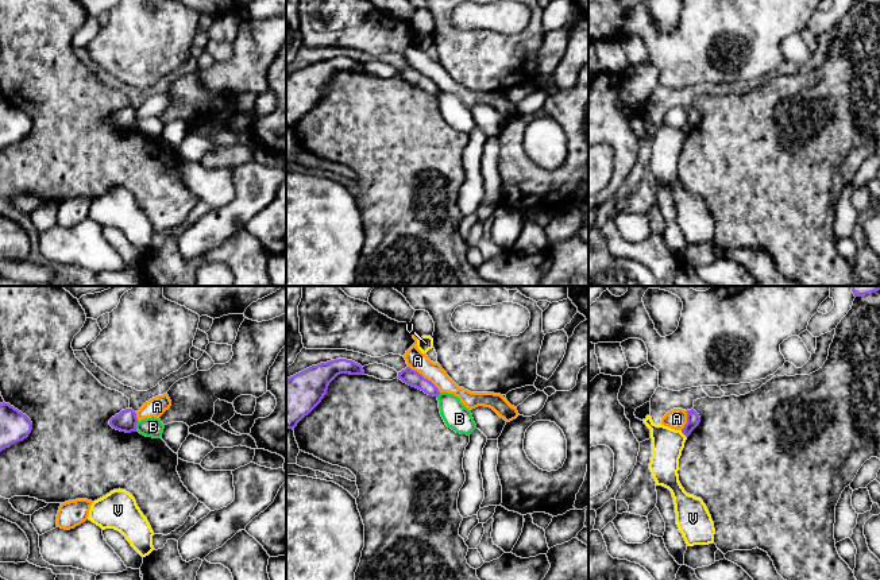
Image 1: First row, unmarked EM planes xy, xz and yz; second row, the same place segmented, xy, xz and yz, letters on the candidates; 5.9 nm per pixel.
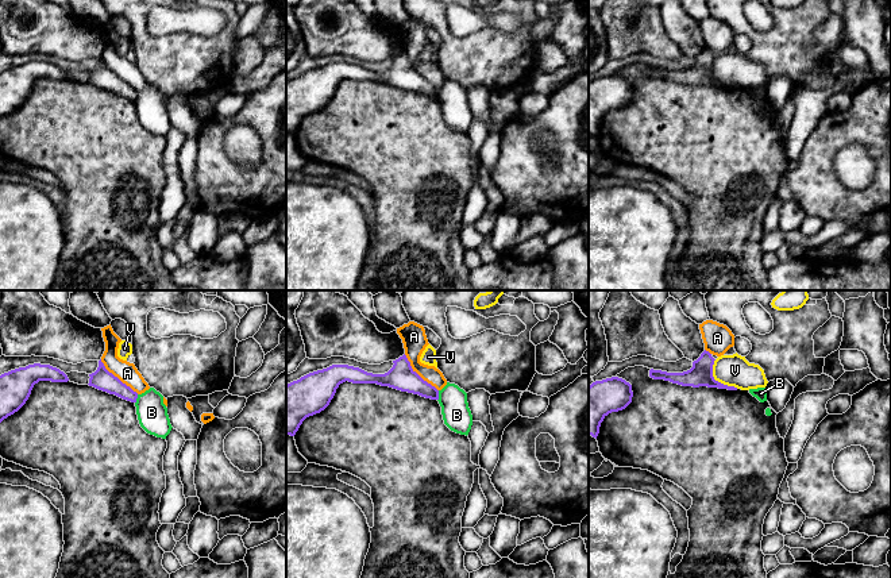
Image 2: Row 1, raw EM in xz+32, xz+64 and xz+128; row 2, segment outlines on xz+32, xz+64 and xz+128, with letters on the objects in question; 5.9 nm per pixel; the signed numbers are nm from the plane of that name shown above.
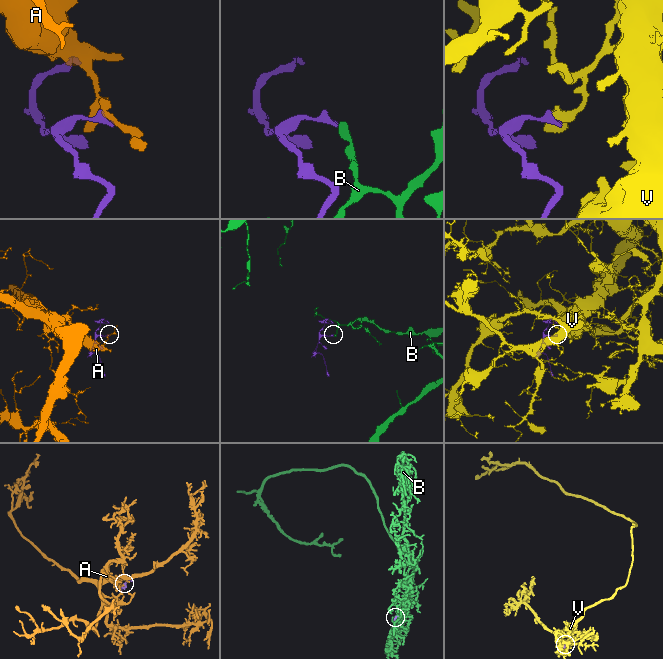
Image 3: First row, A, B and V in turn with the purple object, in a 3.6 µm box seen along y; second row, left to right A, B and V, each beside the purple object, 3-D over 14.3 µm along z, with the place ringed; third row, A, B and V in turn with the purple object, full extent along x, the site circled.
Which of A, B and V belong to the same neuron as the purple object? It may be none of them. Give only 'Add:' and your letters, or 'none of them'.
Add: none of them

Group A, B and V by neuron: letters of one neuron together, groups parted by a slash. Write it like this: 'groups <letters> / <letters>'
groups A / B / V

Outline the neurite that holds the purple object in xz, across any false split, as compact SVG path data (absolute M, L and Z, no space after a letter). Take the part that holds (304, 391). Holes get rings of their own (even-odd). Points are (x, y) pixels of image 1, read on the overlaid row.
M336 359L312 366L286 379L286 429L293 429L327 394L329 383L340 374L364 375L352 360Z

